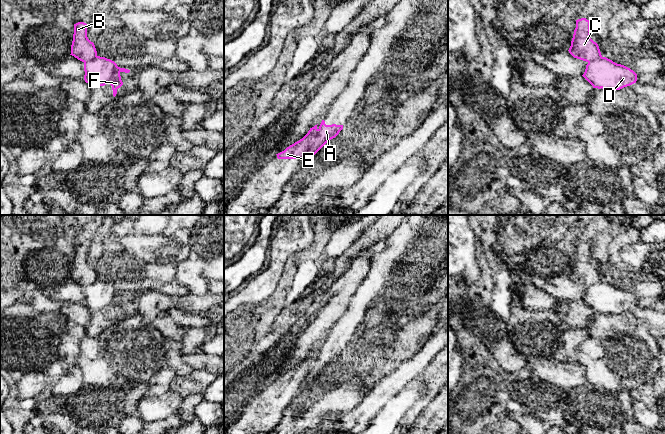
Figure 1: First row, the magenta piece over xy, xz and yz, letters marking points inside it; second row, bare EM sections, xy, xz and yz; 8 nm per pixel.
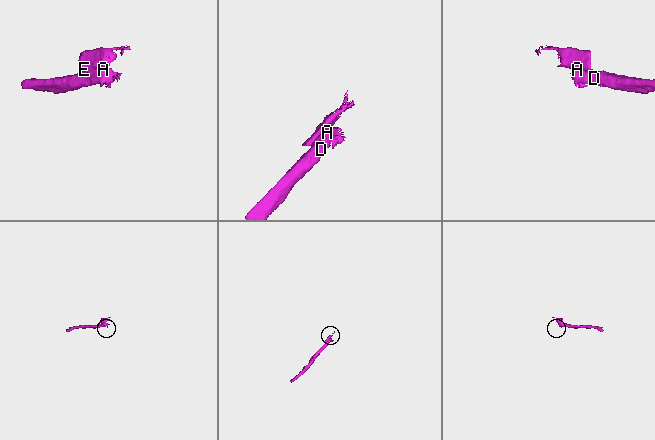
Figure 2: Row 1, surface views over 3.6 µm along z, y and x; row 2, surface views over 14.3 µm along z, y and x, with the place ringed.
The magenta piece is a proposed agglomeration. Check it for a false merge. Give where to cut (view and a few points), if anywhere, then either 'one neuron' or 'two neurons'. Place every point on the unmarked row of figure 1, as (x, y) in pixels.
cut in xz along (318, 353), (312, 362), (310, 371), (301, 383); two neurons

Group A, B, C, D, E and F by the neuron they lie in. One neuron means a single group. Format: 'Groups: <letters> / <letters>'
Groups: A D F / B C E

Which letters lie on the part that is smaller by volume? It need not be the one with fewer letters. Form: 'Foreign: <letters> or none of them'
Foreign: B, C, E

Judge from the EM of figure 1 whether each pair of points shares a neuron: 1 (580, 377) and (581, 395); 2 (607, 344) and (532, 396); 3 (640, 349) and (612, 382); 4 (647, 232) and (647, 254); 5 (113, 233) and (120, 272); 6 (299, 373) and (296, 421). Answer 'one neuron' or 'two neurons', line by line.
1: two neurons
2: two neurons
3: one neuron
4: two neurons
5: one neuron
6: two neurons

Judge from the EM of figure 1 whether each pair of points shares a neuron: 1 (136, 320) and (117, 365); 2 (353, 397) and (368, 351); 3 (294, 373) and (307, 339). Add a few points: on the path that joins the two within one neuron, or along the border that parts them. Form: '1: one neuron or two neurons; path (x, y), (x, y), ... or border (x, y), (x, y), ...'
1: one neuron; path (135, 334), (138, 337), (138, 355), (131, 362)
2: one neuron; path (351, 386), (351, 374), (362, 362)
3: two neurons; border (315, 349), (301, 362), (277, 377)

